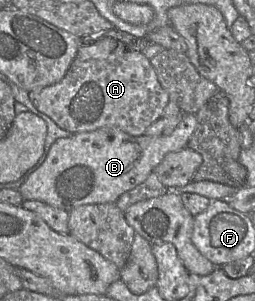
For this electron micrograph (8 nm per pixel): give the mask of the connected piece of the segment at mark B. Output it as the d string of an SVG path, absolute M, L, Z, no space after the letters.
M184 113L180 123L168 136L132 136L117 127L73 133L55 140L45 161L28 175L18 190L23 200L38 200L66 211L80 205L115 203L123 193L143 183L166 154L186 148L196 127L196 115Z

